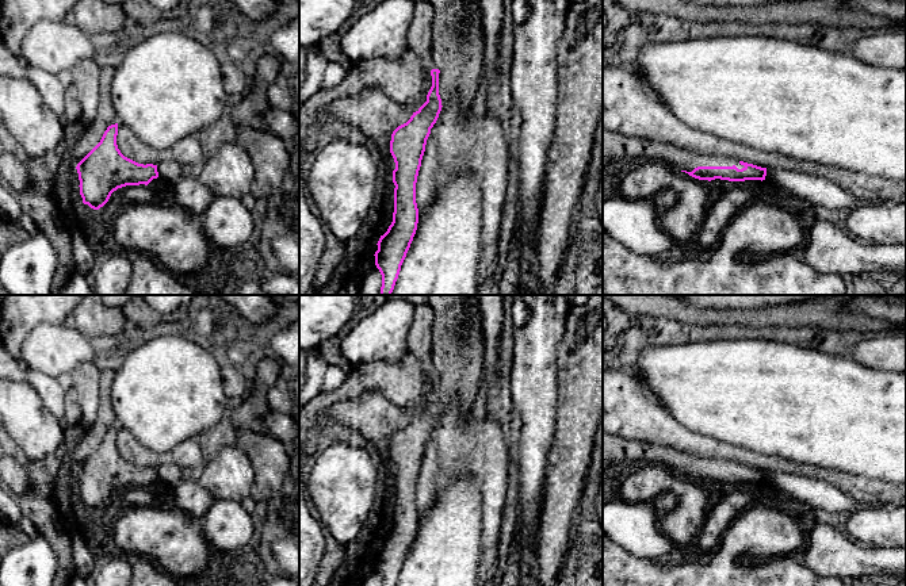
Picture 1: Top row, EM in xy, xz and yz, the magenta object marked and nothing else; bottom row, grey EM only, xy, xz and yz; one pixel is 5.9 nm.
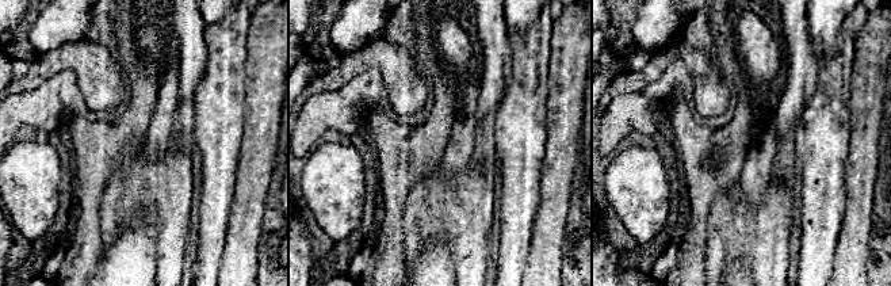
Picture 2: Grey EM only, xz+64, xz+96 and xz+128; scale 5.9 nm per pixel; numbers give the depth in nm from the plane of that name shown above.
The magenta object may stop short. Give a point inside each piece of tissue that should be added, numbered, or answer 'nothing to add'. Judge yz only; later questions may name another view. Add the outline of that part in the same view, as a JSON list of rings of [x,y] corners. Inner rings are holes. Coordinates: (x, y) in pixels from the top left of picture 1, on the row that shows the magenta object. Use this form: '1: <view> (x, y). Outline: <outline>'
1: yz (615, 146). Outline: [[[603,126],[603,164],[627,158],[661,162],[687,172],[692,172],[697,166],[735,165],[738,169],[745,168],[731,157],[703,154],[664,142],[628,137]]]

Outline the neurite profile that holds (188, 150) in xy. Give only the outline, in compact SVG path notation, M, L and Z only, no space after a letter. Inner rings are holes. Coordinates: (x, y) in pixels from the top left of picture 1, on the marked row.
M118 123L116 145L125 157L144 165L171 160L184 166L204 161L196 135L184 137L168 149L156 149L142 142L130 127Z

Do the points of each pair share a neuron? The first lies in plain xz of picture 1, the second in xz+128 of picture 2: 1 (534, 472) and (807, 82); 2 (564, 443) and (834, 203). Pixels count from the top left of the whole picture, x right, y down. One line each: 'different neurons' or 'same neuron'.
1: different neurons
2: different neurons

